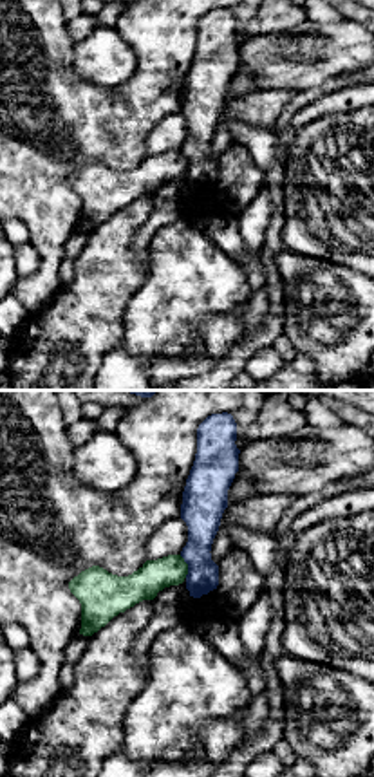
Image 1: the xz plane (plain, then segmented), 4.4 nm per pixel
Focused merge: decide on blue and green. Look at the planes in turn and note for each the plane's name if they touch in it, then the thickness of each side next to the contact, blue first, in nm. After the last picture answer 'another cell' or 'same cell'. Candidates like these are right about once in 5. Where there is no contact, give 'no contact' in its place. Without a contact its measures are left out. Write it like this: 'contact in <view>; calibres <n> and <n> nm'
contact in xz; calibres 170 and 140 nm

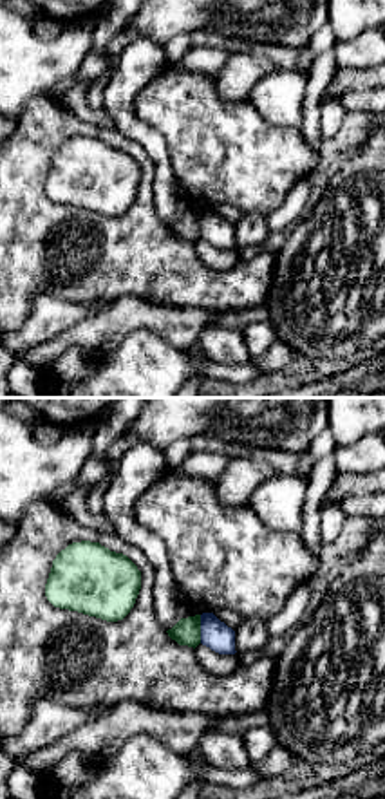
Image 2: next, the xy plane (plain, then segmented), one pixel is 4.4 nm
contact in xy; calibres 130 and 120 nm

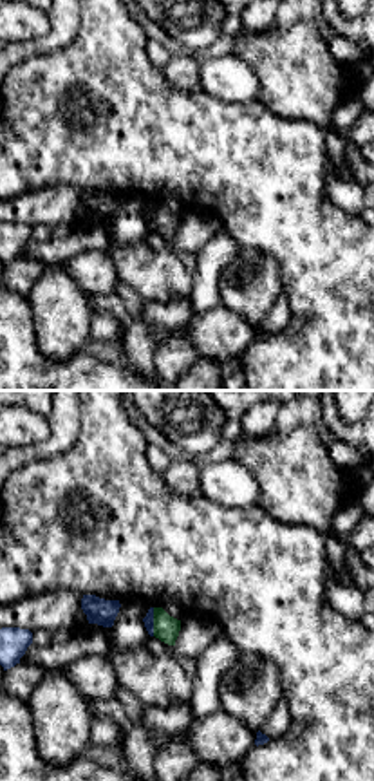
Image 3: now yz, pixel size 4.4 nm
contact in yz; calibres 50 and 120 nm

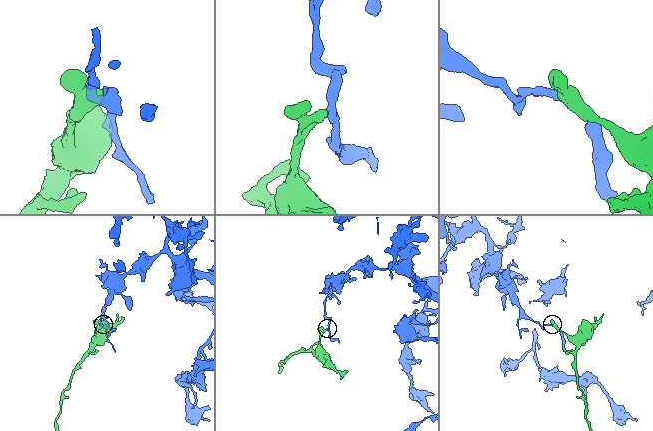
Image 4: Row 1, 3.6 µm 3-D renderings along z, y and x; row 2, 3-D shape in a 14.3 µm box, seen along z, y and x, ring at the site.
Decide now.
another cell

